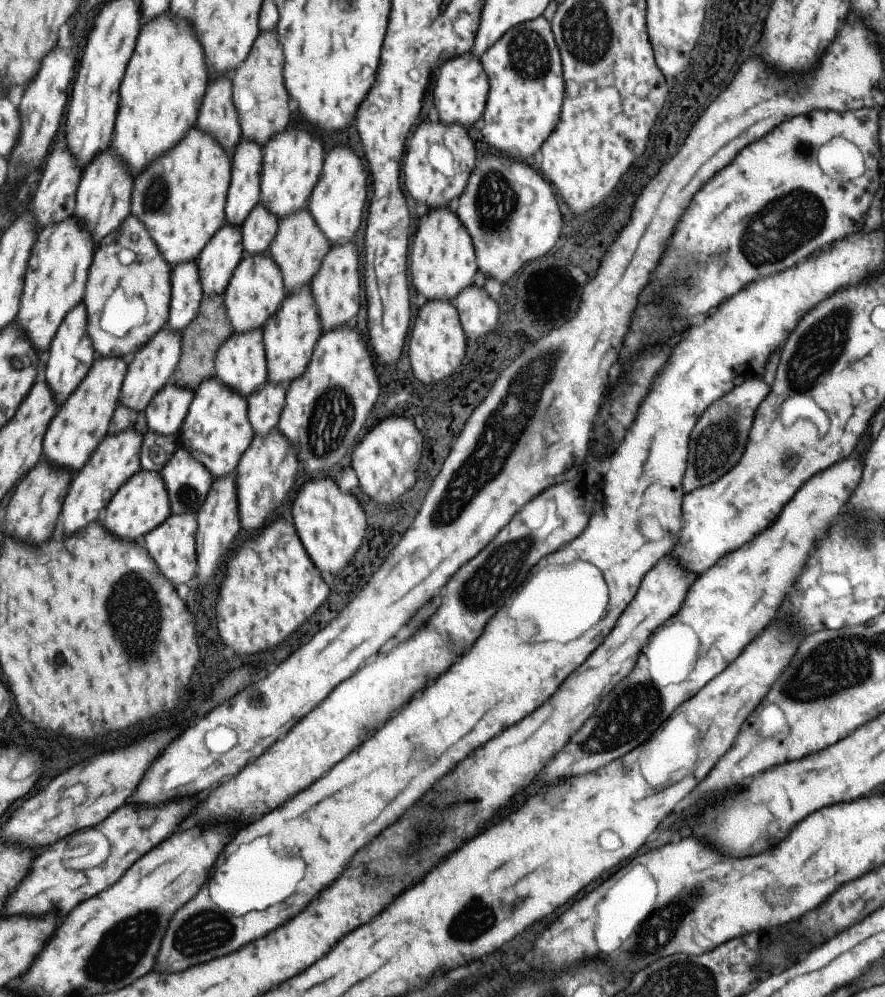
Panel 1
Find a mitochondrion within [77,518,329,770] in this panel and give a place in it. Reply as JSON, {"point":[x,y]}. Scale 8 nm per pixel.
{"point":[137,638]}

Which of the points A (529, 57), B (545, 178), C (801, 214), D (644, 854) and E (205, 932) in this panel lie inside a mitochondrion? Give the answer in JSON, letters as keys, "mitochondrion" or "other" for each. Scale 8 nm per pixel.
{"A":"mitochondrion","B":"other","C":"mitochondrion","D":"other","E":"mitochondrion"}

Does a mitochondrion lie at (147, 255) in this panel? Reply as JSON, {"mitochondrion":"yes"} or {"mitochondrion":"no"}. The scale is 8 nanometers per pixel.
{"mitochondrion":"no"}

